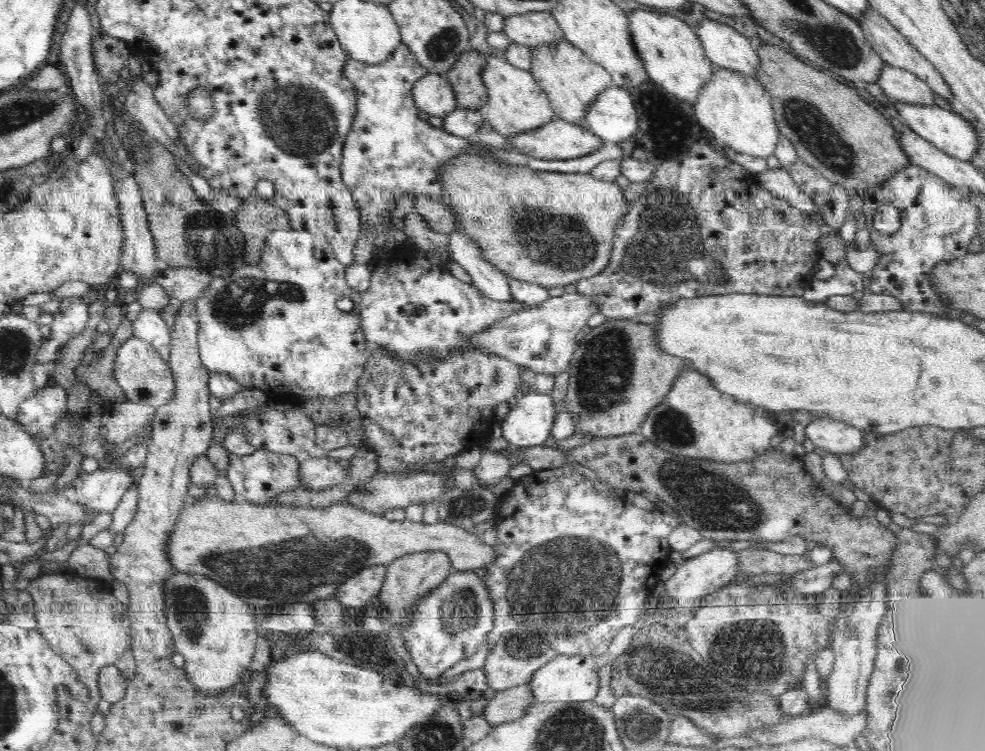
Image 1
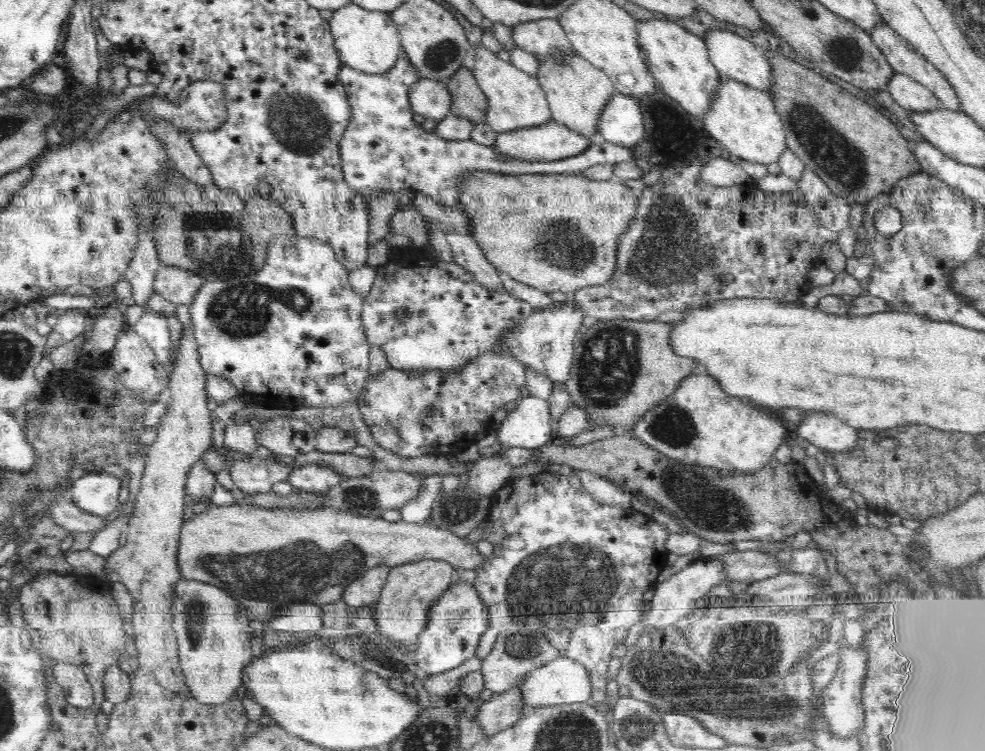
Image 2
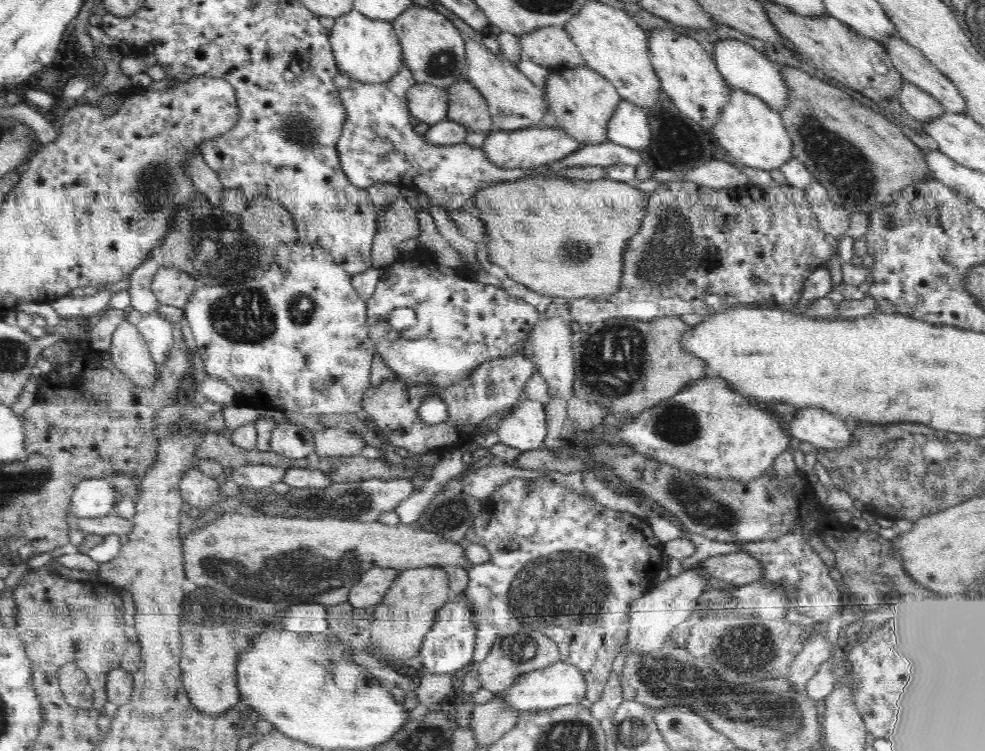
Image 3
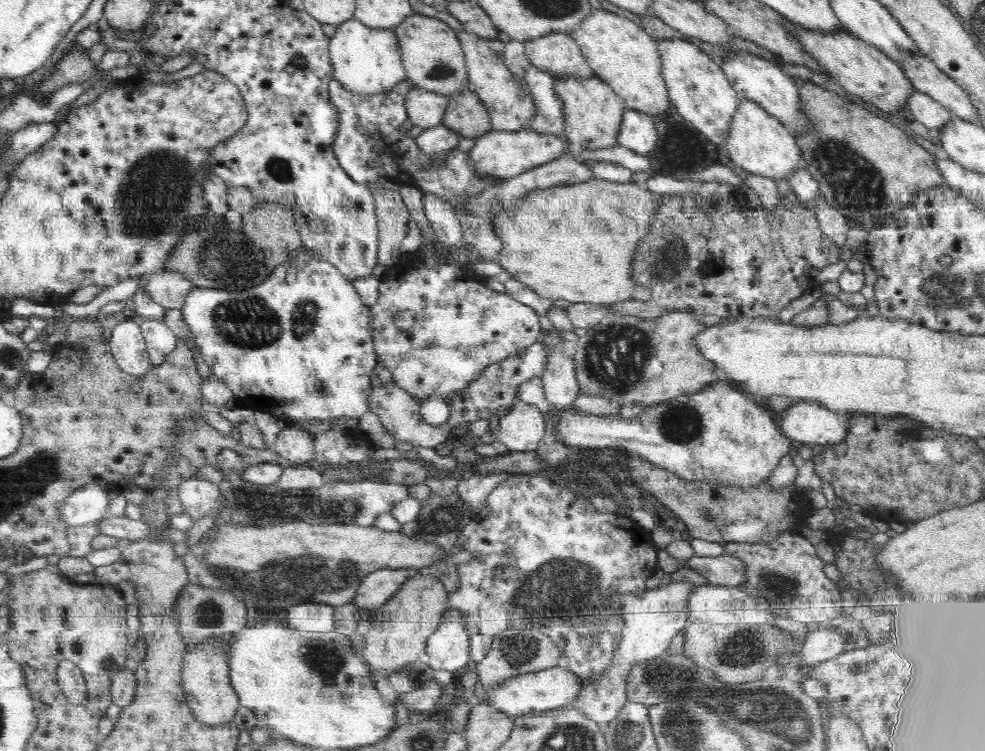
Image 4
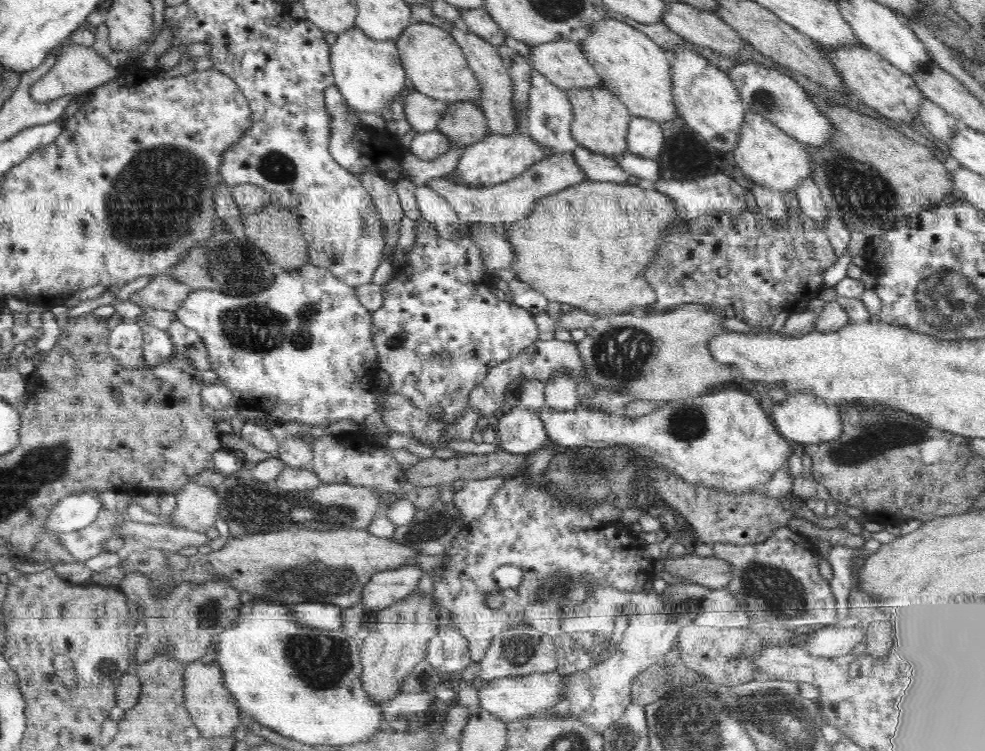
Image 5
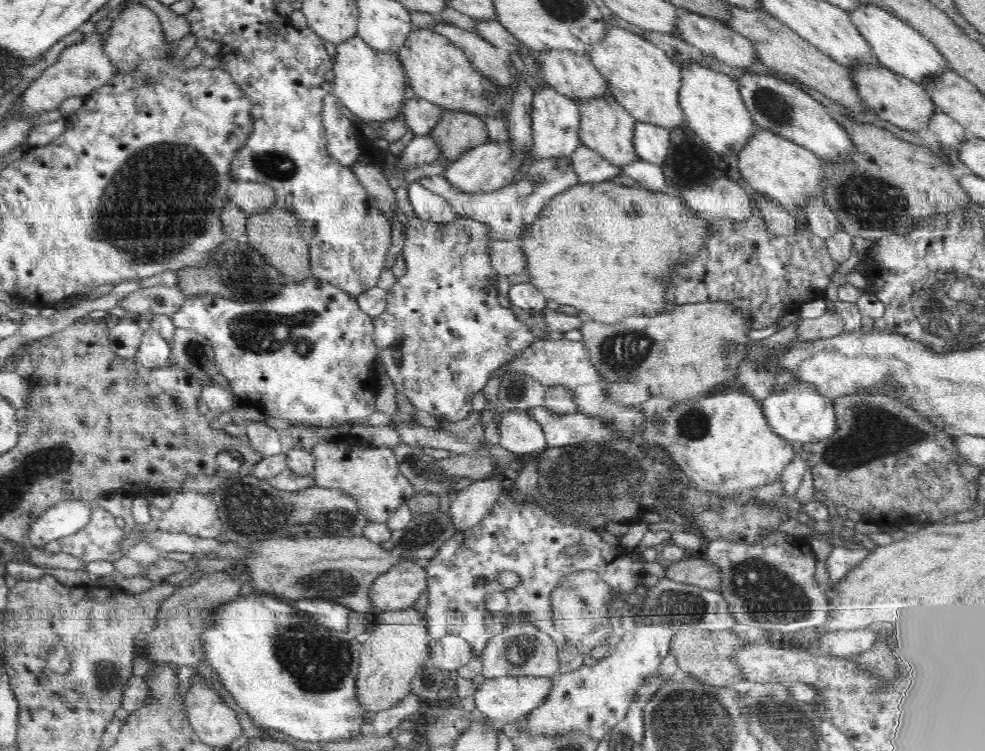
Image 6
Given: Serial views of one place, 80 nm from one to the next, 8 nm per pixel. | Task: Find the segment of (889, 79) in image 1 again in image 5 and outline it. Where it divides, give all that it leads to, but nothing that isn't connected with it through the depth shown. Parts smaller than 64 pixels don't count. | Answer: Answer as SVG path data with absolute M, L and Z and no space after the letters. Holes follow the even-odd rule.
M925 98L922 106L918 108L918 118L934 138L939 138L946 142L954 138L958 126L961 125L957 118L948 114L928 98Z

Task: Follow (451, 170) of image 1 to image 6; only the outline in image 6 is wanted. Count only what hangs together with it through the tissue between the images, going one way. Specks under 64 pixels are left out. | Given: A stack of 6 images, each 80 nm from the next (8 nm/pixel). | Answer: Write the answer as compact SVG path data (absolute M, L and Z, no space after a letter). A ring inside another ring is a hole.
M602 181L599 183L588 183L582 184L578 183L570 188L566 189L564 192L553 196L546 204L543 206L543 210L540 212L536 222L532 222L530 226L526 226L522 230L522 238L520 238L520 246L524 255L526 255L526 271L531 278L532 285L547 299L547 301L554 301L560 304L567 304L568 306L575 306L578 312L585 317L587 320L592 320L596 322L601 322L602 324L616 324L620 322L622 318L626 316L638 315L638 316L654 316L658 312L664 312L666 310L665 293L666 285L662 283L664 278L668 278L670 270L674 266L686 266L702 248L704 248L704 243L702 240L710 236L710 231L708 231L708 221L704 217L698 217L680 196L676 196L670 191L660 193L660 192L650 192L643 189L640 186L625 186L619 185L618 183L613 183L609 181Z

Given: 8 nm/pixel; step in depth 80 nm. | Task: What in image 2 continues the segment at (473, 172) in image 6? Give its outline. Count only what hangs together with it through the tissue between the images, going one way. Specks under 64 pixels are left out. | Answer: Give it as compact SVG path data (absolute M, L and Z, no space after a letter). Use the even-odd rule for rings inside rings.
M546 122L537 127L523 128L510 132L497 133L497 138L492 144L492 149L510 159L518 159L524 162L552 161L578 156L588 146L592 146L594 140L580 136L577 132L566 128L559 122Z

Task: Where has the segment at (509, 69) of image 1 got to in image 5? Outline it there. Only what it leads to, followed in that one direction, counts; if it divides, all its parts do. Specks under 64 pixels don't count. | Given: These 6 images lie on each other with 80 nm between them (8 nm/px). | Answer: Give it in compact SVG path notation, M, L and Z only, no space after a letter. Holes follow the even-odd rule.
M462 26L453 27L450 30L450 34L465 54L468 66L472 69L474 76L476 76L483 89L480 107L487 118L489 132L502 135L516 133L518 126L515 104L513 103L513 83L508 69L504 65L504 60L499 55L498 48L489 44L485 39L480 38L480 36L463 29Z

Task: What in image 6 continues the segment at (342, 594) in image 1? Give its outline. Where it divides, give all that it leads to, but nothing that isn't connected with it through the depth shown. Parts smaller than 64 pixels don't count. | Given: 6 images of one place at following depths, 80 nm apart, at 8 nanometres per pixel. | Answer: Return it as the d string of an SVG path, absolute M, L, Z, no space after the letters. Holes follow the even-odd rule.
M404 560L396 564L390 571L382 574L372 582L367 598L372 599L372 606L379 611L406 610L412 608L418 596L429 590L425 566L419 562Z

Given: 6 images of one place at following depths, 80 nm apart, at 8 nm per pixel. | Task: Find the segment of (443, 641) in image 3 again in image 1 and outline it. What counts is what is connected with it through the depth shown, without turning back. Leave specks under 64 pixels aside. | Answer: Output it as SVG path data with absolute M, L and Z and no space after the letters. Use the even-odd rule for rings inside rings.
M453 571L438 588L428 592L424 598L416 602L412 608L412 622L408 629L400 631L404 638L411 658L420 672L420 676L430 683L439 682L439 678L449 669L458 664L460 660L474 654L478 648L487 641L488 634L492 632L494 622L493 603L483 579L477 577L472 571Z

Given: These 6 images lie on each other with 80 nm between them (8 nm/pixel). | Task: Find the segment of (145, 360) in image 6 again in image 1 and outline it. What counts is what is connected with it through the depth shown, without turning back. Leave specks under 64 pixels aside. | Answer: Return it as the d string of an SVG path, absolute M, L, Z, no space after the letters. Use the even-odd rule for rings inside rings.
M151 308L143 309L133 322L133 336L150 343L168 362L171 350L171 332L160 312Z

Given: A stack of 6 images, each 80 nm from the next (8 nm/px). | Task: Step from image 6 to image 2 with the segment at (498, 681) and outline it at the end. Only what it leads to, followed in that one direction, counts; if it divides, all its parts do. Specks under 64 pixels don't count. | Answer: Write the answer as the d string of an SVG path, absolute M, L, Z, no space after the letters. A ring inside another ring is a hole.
M560 656L546 666L532 670L518 687L525 706L556 706L589 702L592 692L590 675L584 665L577 660Z

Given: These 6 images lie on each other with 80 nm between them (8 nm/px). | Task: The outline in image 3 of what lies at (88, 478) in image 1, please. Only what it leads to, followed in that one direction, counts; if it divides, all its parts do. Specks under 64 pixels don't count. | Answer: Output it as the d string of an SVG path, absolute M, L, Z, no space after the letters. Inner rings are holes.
M91 478L76 484L67 513L76 519L94 519L115 513L116 490L110 479Z

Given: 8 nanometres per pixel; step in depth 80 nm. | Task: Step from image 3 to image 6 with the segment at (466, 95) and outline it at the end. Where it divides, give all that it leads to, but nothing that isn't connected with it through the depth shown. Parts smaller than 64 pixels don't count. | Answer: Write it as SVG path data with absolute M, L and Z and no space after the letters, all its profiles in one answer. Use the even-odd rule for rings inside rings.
M445 111L440 122L429 132L440 147L440 158L459 160L466 151L487 142L487 126L479 116L469 112Z

